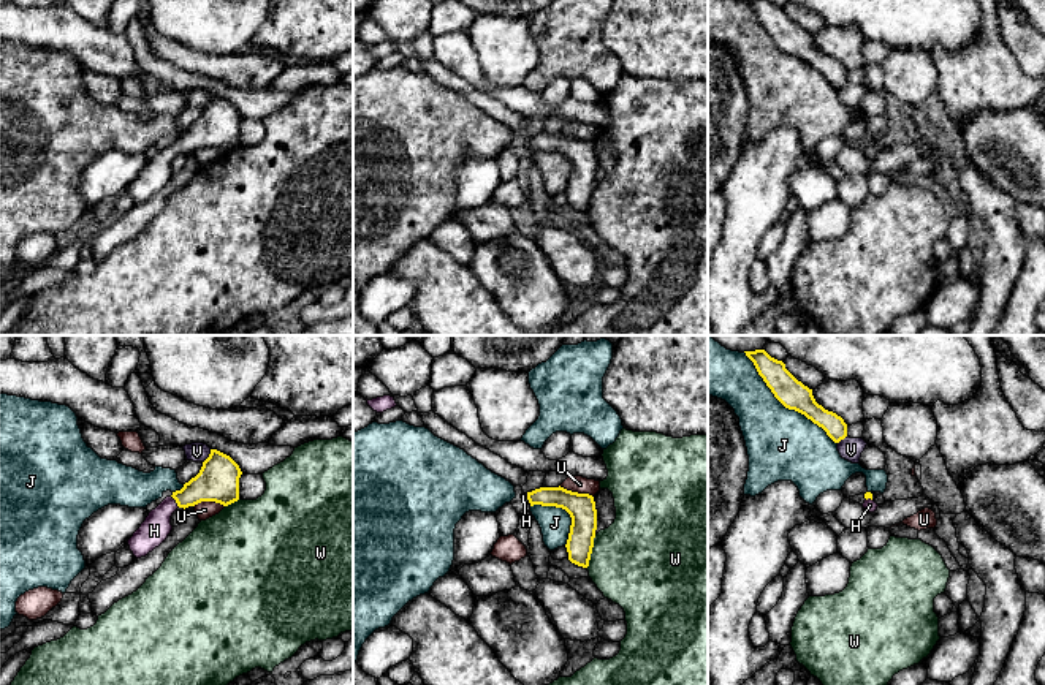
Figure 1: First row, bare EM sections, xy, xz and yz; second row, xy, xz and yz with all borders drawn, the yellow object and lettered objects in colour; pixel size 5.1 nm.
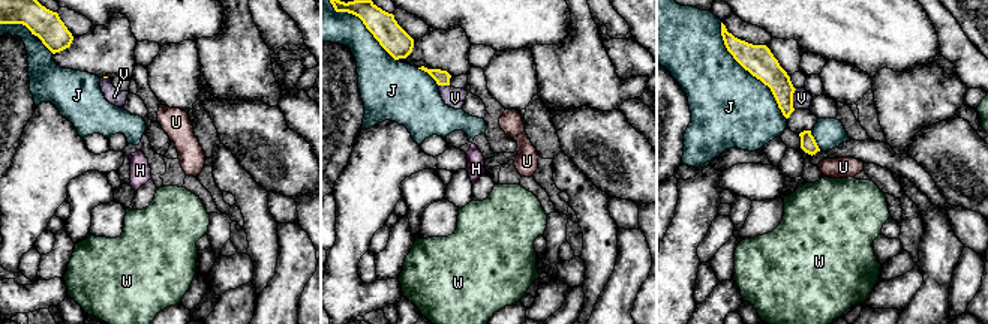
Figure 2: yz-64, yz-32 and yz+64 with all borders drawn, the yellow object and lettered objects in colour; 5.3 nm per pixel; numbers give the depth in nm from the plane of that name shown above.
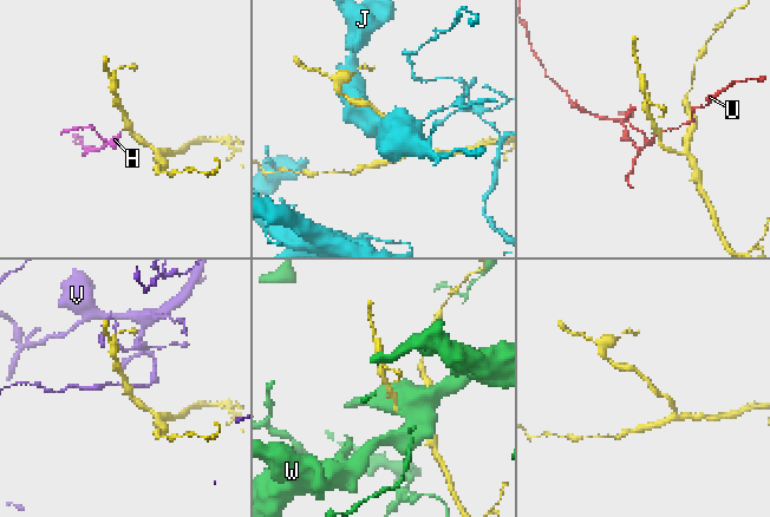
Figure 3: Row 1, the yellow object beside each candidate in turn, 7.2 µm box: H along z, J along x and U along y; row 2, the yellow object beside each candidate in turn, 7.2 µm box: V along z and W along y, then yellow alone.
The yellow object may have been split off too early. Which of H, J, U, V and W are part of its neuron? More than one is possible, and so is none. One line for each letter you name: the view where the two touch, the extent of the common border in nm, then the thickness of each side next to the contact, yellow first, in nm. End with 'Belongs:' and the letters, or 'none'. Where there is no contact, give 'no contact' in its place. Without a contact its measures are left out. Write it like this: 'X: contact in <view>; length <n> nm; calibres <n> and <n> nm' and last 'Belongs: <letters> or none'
H: contact in xy; length 80 nm; calibres 220 and 150 nm
Belongs: H

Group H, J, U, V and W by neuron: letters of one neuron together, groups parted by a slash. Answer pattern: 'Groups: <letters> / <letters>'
Groups: H / J / U / V / W

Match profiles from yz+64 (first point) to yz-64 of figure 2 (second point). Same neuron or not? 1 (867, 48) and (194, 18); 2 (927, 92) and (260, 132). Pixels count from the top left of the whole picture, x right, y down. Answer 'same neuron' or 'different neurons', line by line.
1: same neuron
2: different neurons

